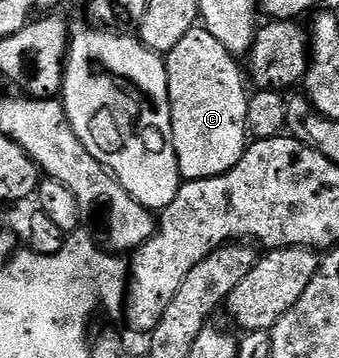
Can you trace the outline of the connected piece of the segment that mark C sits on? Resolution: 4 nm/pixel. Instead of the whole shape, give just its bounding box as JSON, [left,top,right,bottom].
[165,25,248,181]

